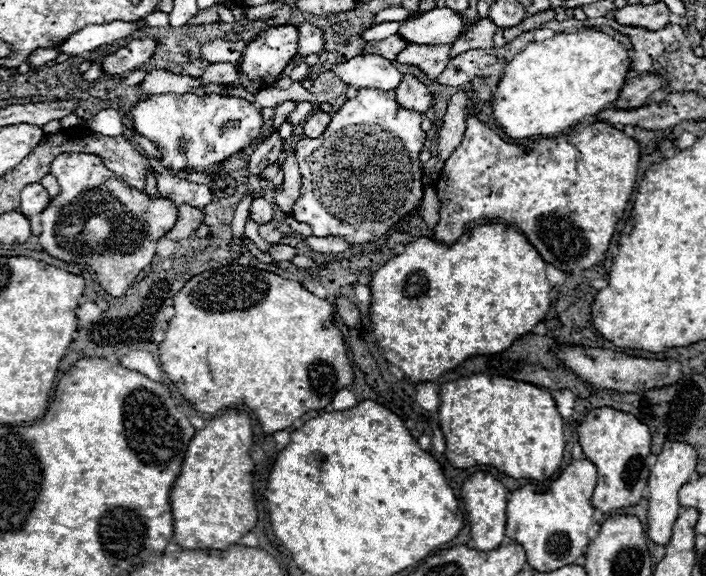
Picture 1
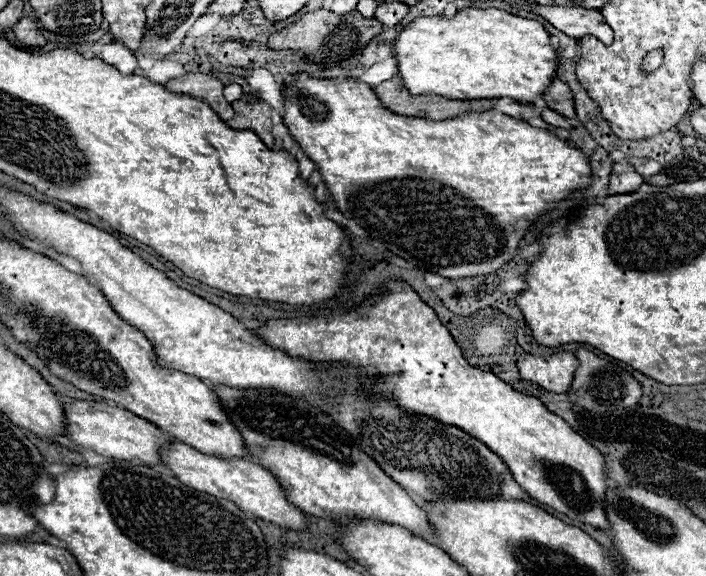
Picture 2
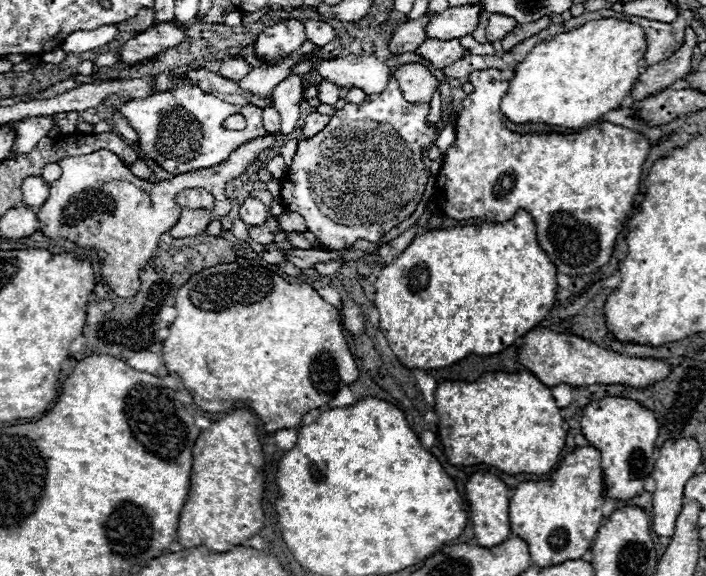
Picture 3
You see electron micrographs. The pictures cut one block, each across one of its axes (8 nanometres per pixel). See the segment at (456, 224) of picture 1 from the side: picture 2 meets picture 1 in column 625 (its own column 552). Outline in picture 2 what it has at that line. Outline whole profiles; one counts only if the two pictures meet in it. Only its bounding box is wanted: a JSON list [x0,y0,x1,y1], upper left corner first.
[284,74,592,278]

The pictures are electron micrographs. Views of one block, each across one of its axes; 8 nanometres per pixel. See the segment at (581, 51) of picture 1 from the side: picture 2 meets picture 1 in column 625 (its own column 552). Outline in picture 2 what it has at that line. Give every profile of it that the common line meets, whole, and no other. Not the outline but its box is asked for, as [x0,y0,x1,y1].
[394,8,558,104]

